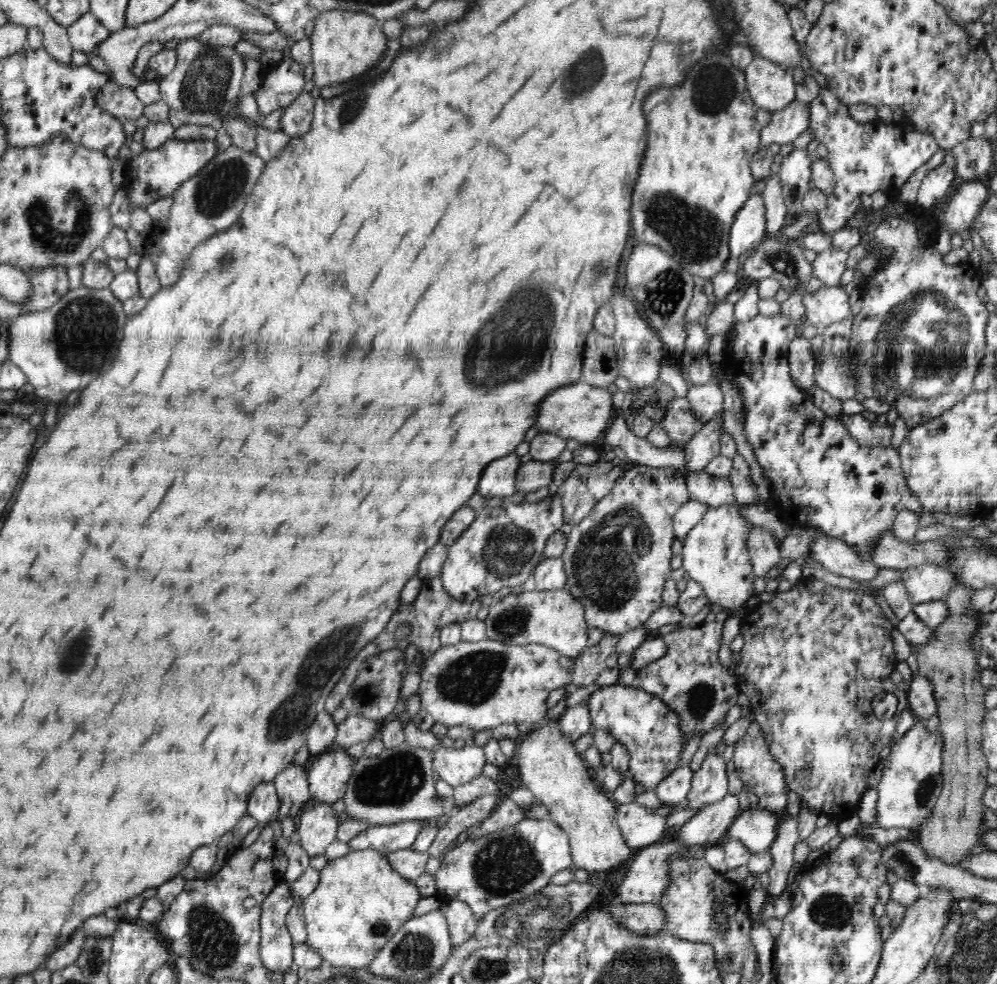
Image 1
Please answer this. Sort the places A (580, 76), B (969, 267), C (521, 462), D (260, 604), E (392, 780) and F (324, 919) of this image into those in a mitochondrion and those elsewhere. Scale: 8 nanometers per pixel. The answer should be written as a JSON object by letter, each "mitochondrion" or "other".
{"A":"mitochondrion","B":"other","C":"other","D":"other","E":"mitochondrion","F":"other"}

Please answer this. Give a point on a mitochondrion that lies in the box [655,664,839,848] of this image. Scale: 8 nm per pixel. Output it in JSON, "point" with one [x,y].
{"point":[695,704]}

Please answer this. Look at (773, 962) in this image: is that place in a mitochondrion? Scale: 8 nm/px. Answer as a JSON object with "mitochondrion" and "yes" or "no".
{"mitochondrion":"no"}

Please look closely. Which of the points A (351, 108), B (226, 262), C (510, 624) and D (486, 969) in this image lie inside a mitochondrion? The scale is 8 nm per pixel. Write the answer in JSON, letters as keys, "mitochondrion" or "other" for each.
{"A":"mitochondrion","B":"mitochondrion","C":"mitochondrion","D":"mitochondrion"}

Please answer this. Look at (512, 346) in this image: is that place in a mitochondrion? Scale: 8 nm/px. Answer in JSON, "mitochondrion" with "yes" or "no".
{"mitochondrion":"yes"}

